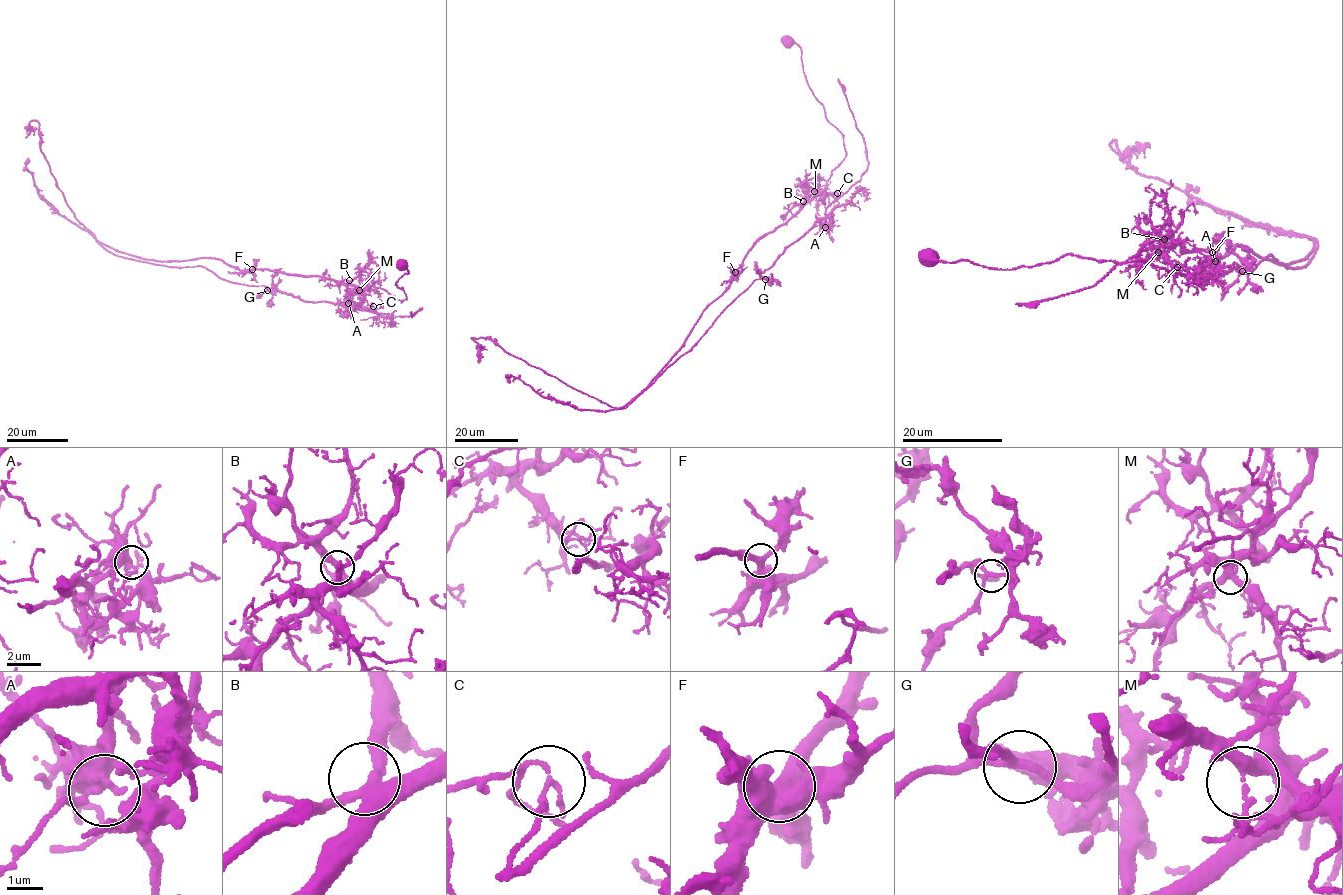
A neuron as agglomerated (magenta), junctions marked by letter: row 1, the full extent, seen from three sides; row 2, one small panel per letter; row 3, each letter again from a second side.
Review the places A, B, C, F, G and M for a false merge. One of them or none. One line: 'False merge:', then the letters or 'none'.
False merge: C

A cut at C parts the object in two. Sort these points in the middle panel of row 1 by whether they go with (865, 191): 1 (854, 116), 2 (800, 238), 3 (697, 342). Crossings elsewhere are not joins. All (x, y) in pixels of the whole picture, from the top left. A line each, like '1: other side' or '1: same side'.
1: same side
2: same side
3: same side

